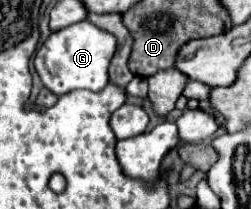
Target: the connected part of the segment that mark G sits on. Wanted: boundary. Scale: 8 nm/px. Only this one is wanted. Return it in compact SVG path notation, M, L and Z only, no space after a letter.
M83 20L53 32L35 56L35 70L47 90L63 96L71 90L99 92L107 86L107 66L115 52L115 36Z

